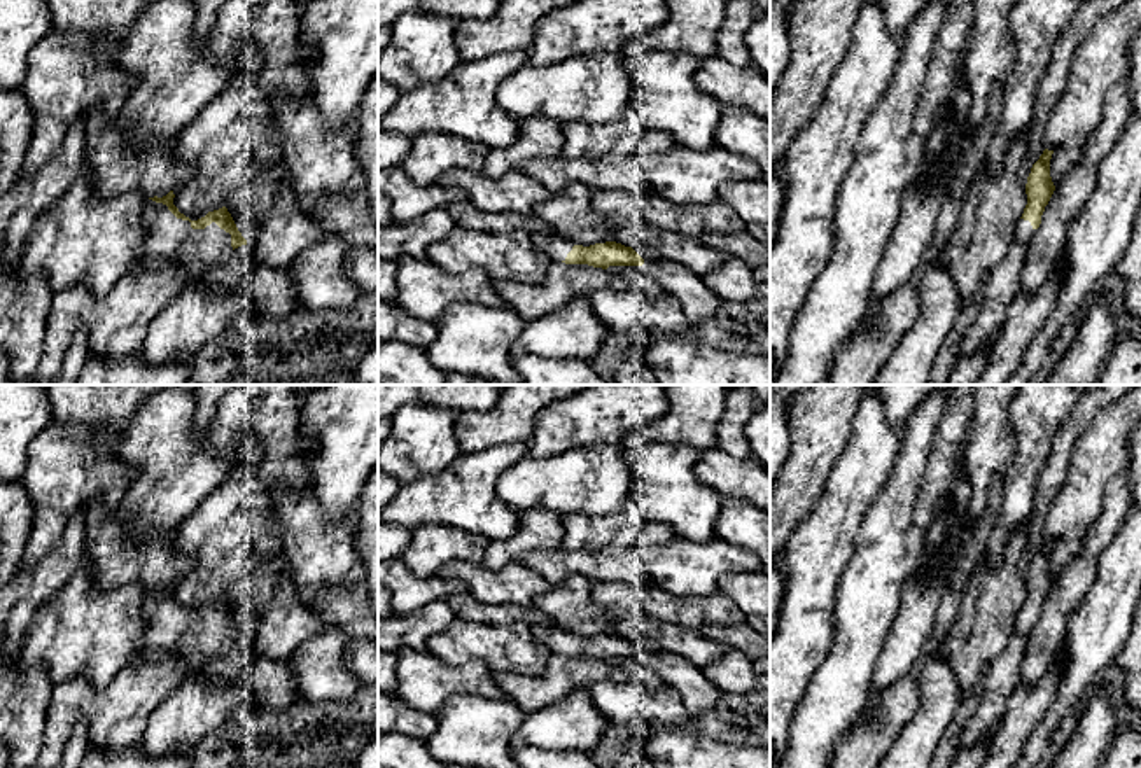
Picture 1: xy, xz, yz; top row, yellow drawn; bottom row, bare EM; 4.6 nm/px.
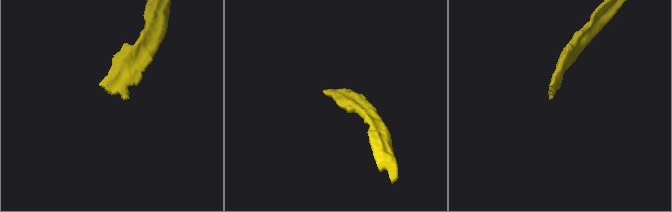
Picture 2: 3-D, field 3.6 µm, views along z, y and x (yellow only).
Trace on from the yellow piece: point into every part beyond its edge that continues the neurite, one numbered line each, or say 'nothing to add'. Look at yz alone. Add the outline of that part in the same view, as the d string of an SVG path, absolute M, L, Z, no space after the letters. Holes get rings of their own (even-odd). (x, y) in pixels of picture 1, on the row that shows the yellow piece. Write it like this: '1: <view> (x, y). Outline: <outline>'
1: yz (1003, 284). Outline: M1018 220L1006 257L990 271L984 283L980 313L962 336L959 359L978 353L987 346L989 338L999 332L1008 306L1020 294L1020 273L1034 231L1029 220Z

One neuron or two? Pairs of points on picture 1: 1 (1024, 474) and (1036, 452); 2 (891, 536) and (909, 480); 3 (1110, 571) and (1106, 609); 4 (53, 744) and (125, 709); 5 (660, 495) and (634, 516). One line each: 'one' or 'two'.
1: one
2: one
3: one
4: one
5: two

